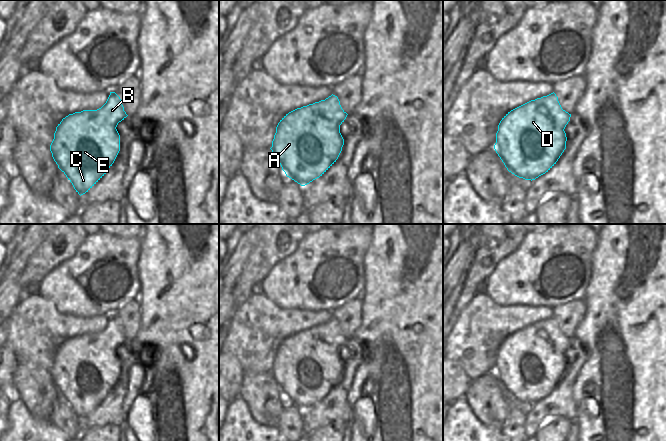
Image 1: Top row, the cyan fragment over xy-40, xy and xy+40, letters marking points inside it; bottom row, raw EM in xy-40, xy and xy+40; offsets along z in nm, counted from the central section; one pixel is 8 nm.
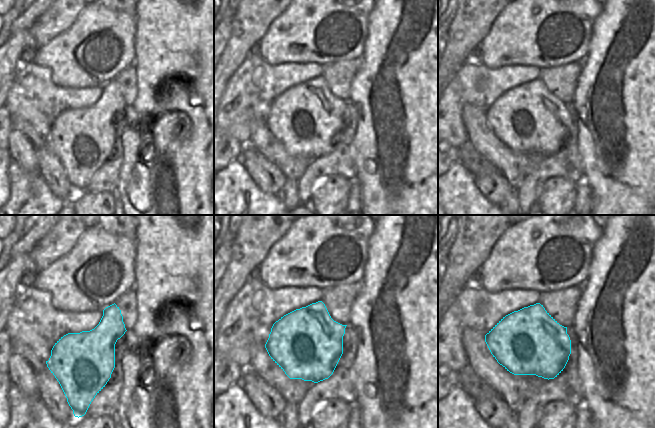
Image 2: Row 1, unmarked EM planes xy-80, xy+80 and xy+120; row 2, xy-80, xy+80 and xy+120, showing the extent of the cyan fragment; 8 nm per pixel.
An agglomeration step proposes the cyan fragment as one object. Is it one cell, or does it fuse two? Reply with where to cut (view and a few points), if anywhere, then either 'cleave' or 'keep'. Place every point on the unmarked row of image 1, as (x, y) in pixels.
no cut; keep

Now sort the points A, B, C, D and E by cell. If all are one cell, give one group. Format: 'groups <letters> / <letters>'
groups A B C D E

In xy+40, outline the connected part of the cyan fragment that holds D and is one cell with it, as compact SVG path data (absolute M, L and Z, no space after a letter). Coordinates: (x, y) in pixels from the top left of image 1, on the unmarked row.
M553 316L531 324L508 336L500 345L494 373L509 396L525 404L535 404L548 396L566 373L566 349L571 338L562 333Z

